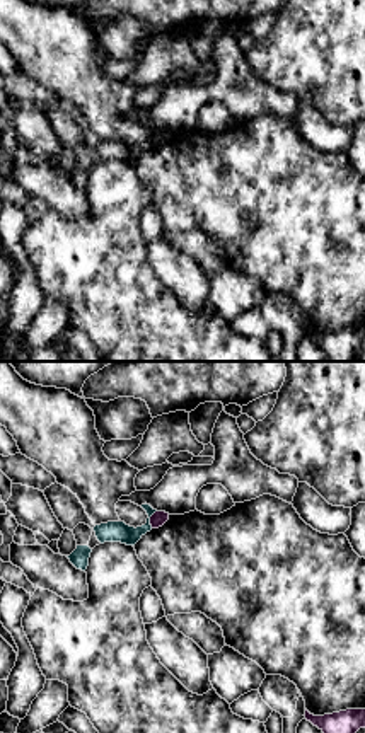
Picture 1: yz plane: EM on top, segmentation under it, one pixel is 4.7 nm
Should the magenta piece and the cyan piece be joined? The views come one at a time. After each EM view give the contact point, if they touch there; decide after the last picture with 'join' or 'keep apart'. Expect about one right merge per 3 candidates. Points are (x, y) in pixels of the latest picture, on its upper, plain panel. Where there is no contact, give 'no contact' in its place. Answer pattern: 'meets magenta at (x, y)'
meets magenta at (150, 137)

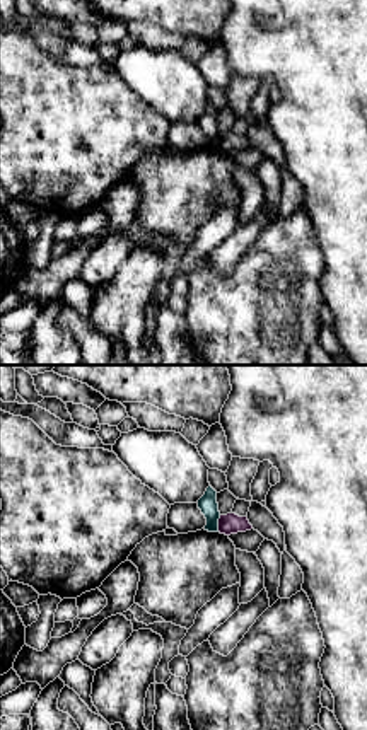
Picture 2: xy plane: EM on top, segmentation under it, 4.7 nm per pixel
meets magenta at (219, 142)

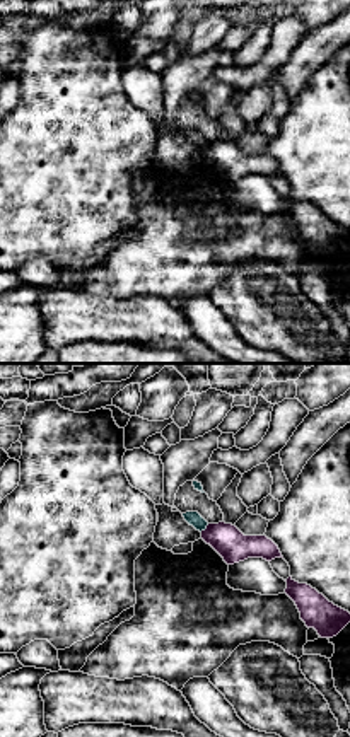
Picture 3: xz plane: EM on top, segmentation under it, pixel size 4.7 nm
meets magenta at (205, 147)

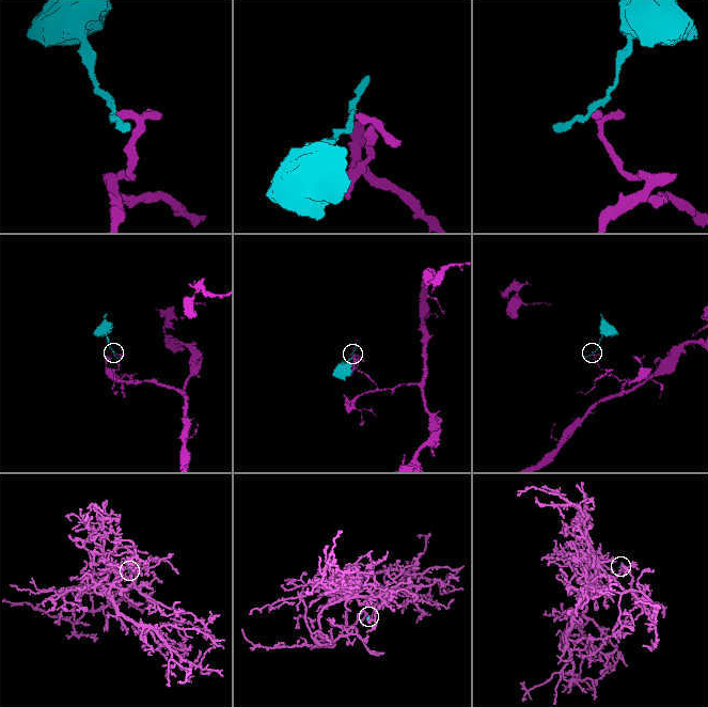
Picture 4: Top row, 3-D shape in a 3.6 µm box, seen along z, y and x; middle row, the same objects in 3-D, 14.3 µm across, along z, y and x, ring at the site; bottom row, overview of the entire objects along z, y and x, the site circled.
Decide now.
keep apart

